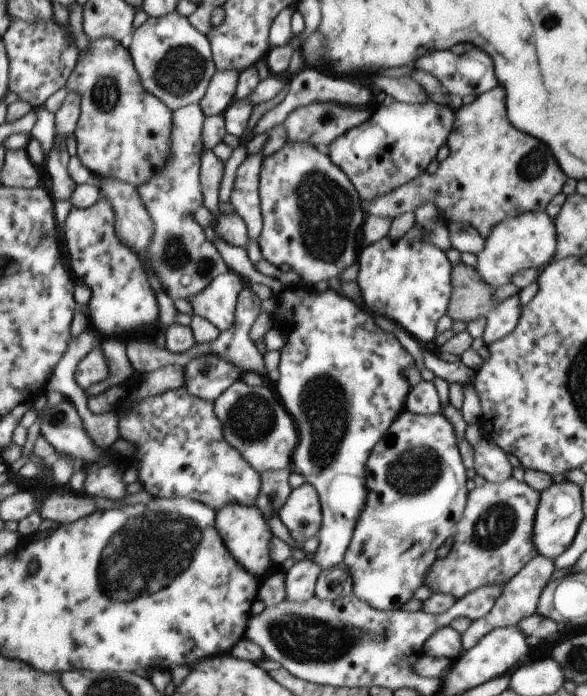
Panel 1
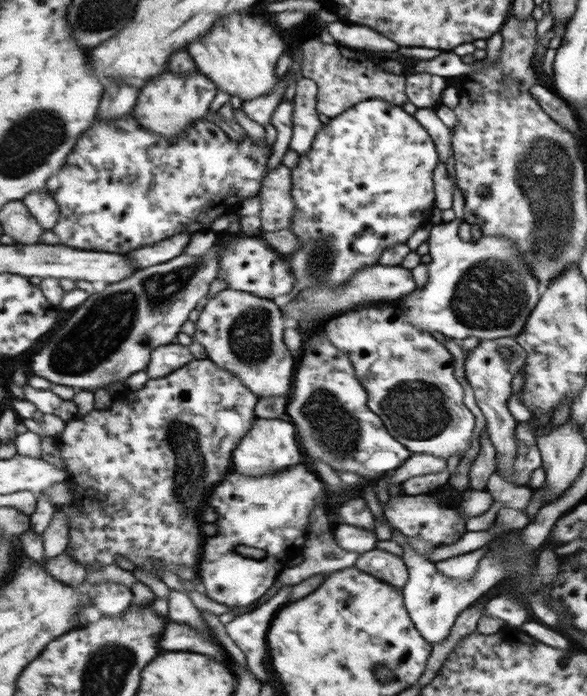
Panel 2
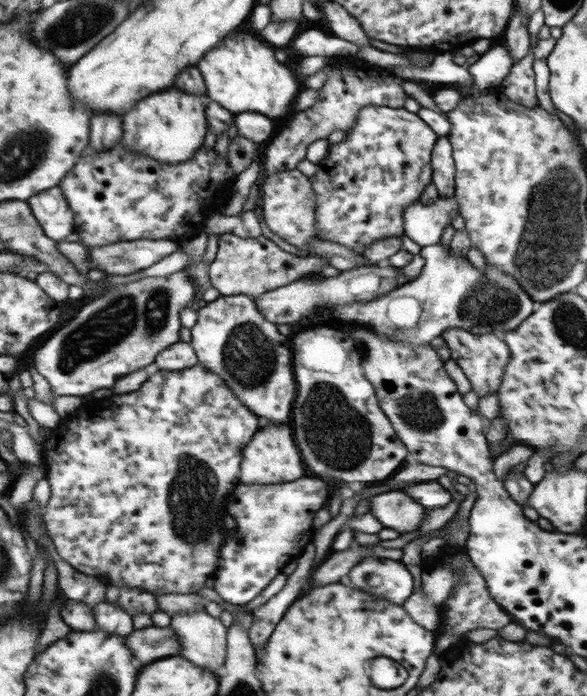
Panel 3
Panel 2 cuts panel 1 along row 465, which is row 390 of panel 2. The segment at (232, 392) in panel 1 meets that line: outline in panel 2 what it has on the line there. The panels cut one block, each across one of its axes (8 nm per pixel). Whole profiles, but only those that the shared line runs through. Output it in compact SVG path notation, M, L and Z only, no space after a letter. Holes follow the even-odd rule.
M226 288L215 294L200 312L193 340L204 348L209 360L235 374L257 399L279 398L289 392L293 376L293 358L281 342L281 330L282 311L272 300Z

